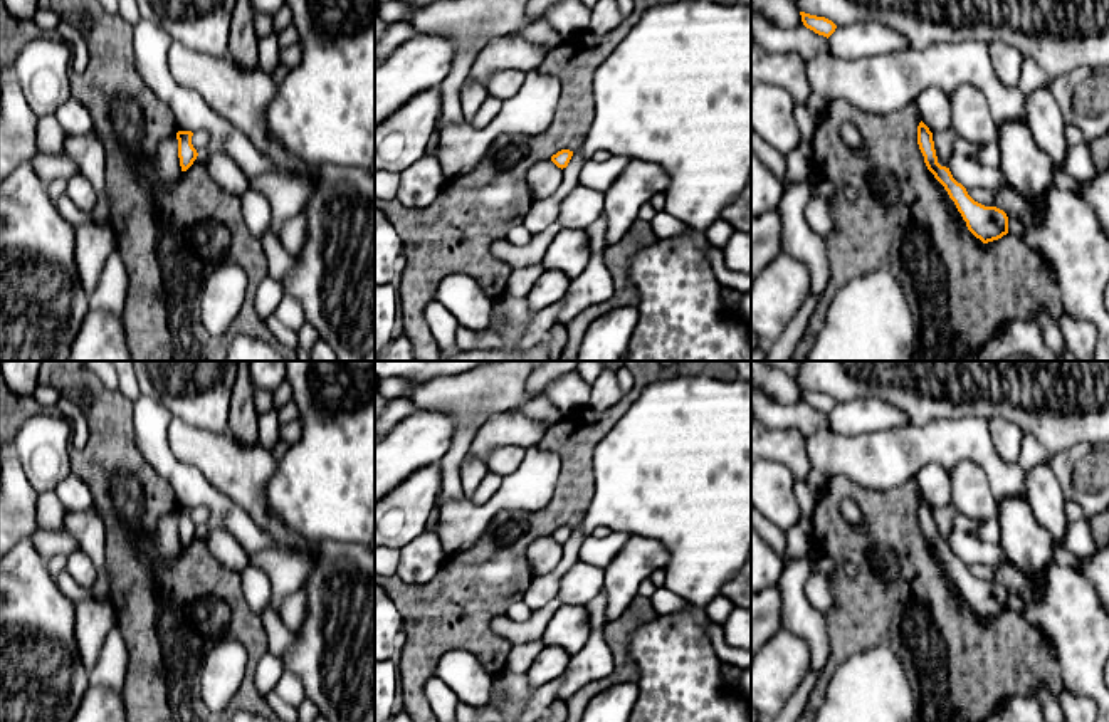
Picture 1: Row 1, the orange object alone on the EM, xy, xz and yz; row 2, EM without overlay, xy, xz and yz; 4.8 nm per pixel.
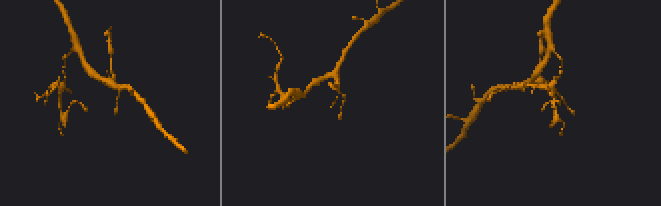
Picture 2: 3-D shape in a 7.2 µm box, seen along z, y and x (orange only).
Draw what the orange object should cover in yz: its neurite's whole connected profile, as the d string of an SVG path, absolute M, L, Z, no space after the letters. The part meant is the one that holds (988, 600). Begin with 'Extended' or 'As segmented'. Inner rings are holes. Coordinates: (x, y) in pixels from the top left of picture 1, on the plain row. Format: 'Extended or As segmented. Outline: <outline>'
As segmented. Outline: M922 497L917 502L917 521L924 532L928 546L944 562L949 574L954 578L958 588L961 589L963 596L966 598L968 606L983 620L998 616L1007 611L1007 589L996 583L985 583L975 578L968 571L966 564L953 554L949 544L941 542L938 539L933 509Z

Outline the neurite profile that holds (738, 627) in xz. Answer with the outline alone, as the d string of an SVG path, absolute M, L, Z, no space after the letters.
M736 606L723 628L724 640L731 648L751 651L751 608Z

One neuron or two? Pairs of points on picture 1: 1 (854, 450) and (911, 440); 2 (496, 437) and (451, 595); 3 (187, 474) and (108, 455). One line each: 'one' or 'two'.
1: one
2: two
3: two

